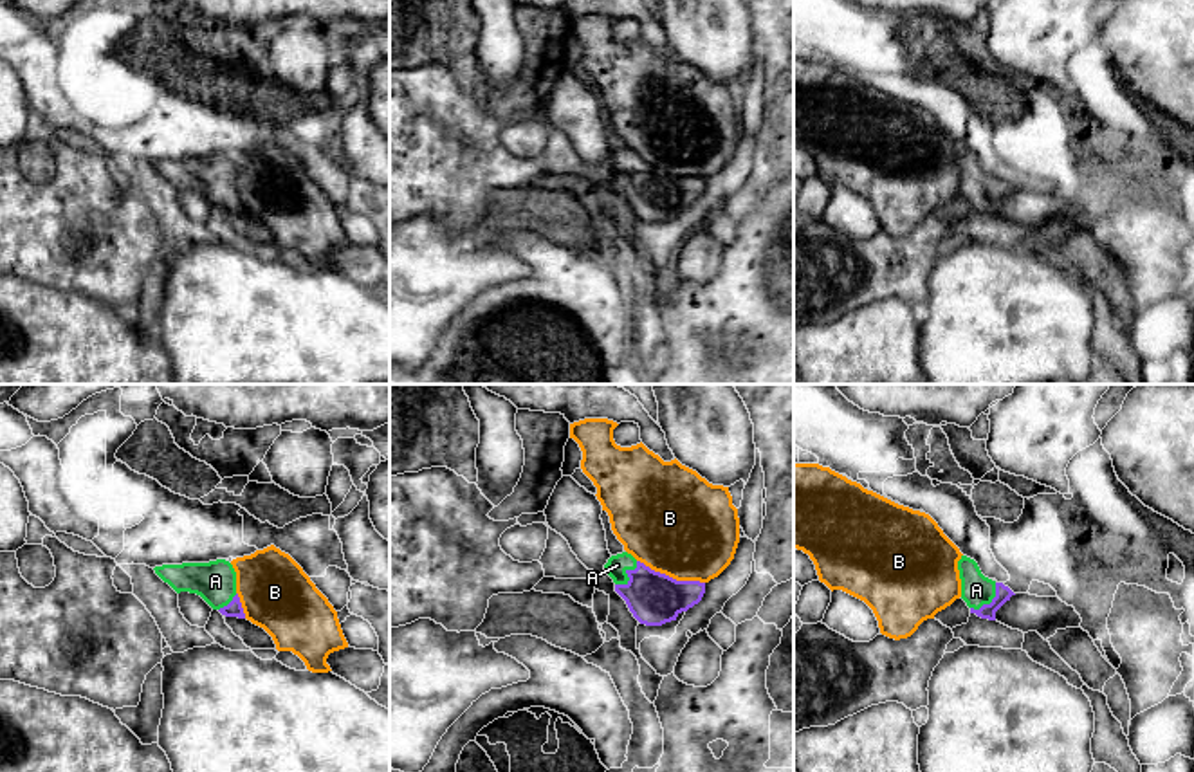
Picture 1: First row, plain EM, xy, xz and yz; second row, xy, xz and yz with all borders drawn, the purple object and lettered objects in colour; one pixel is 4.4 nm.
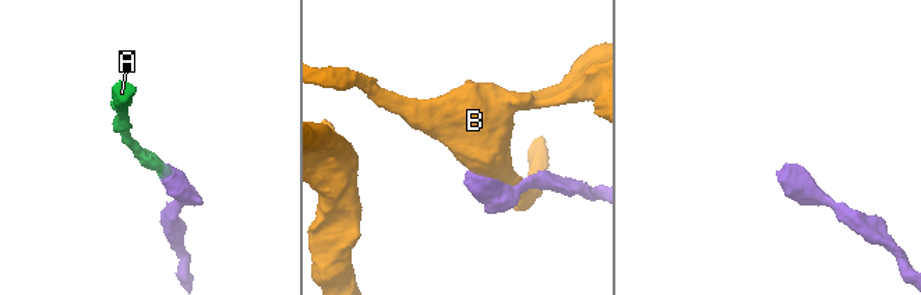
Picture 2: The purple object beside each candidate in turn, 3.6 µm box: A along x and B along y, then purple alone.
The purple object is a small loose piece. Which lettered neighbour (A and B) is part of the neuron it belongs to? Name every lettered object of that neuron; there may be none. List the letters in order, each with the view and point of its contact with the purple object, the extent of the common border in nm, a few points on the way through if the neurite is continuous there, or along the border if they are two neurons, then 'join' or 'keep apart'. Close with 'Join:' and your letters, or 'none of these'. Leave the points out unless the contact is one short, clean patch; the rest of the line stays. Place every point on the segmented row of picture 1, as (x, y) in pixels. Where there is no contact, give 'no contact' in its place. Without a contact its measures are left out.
A: meets purple in xz at (628, 576); contact 150 nm long; runs through xz (653, 597), (628, 576), (617, 565); join
B: meets purple in xz at (671, 578); contact 320 nm long; keep apart
Join: A

